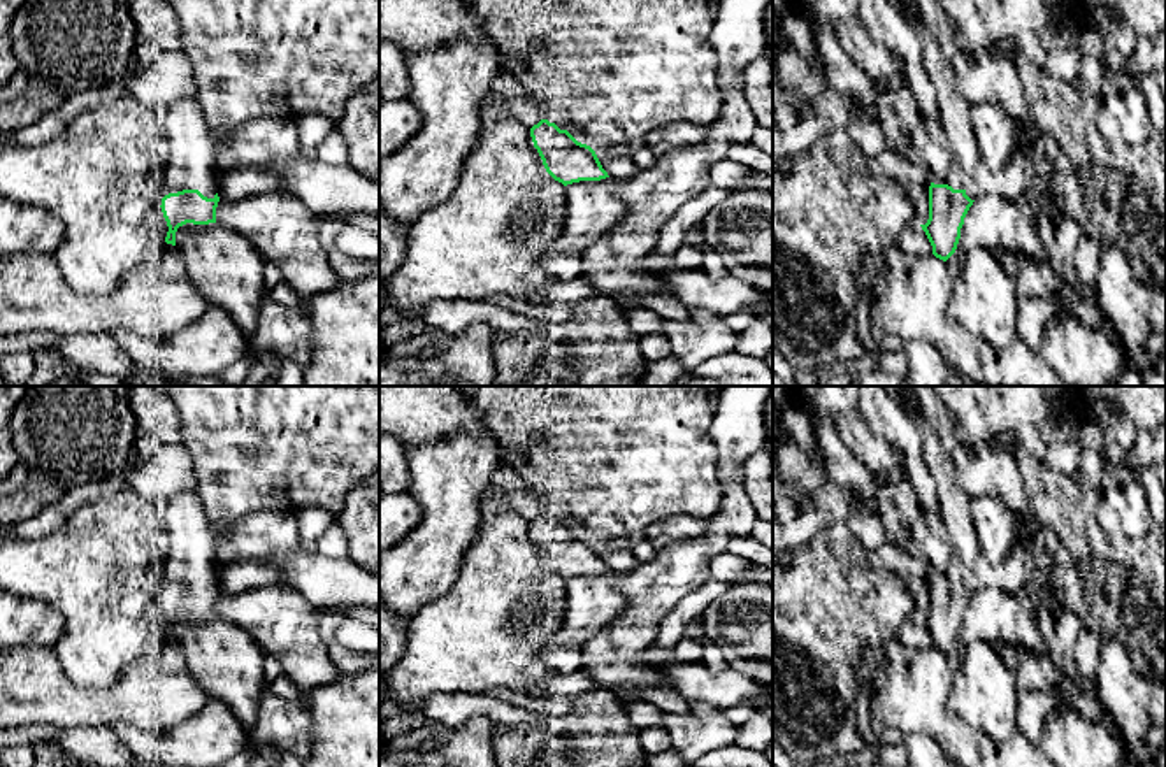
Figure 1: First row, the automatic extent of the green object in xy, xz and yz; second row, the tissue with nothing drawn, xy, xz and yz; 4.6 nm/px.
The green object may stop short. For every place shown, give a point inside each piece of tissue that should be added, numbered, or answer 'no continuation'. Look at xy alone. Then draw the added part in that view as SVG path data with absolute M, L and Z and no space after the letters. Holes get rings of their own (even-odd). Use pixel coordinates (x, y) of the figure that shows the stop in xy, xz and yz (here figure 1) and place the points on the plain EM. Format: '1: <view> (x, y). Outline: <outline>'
1: xy (190, 543). Outline: M197 488L167 500L163 525L169 556L158 570L158 599L165 588L183 583L198 583L204 590L214 591L220 579L216 541Z

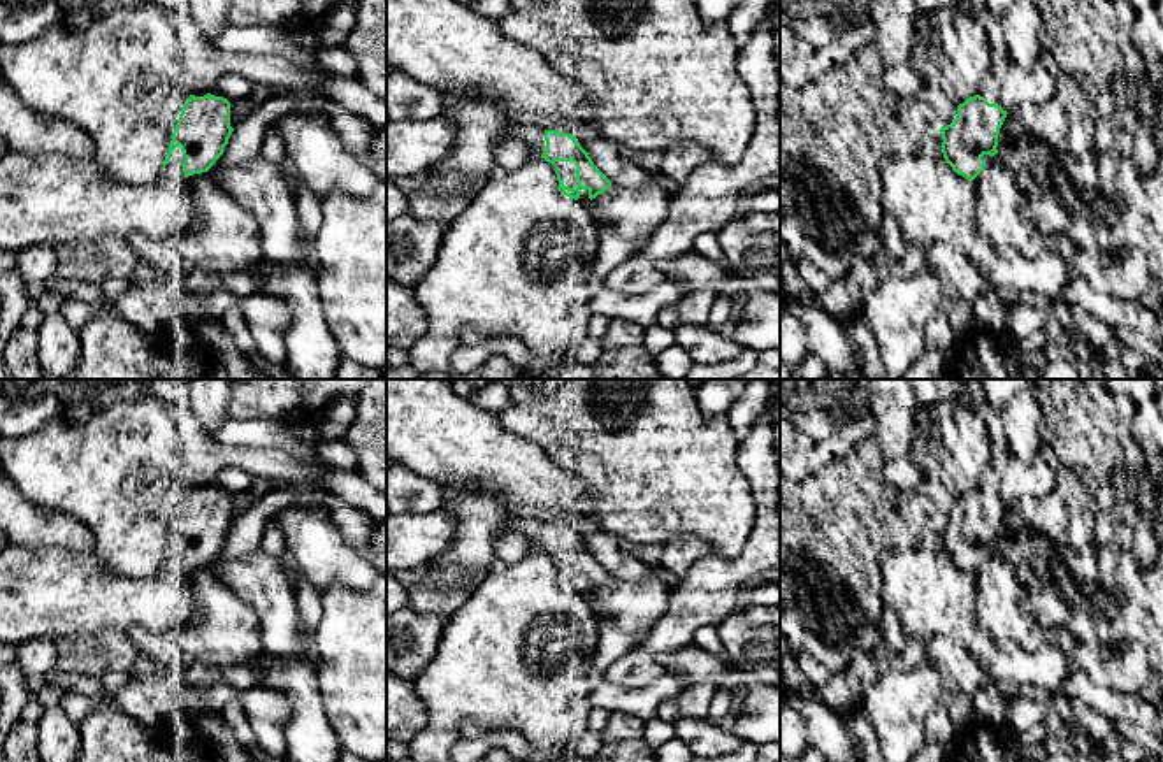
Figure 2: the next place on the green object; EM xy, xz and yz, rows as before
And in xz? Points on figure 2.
1: xz (566, 562). Outline: M555 555L553 557L560 567L562 578L569 581L576 581L578 574L576 569L576 558L573 555Z

